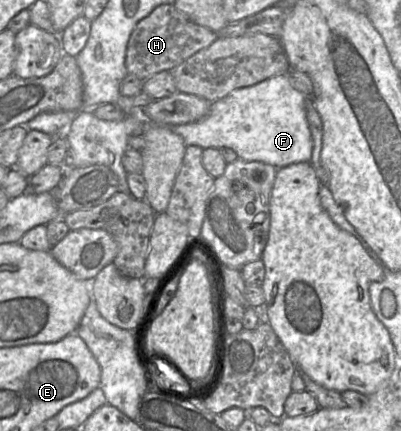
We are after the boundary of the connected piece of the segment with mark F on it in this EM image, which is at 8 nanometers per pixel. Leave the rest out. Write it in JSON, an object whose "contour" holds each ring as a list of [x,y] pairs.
{"contour":[[[284,73],[235,89],[211,102],[209,113],[199,121],[164,126],[180,135],[187,146],[230,148],[245,161],[260,161],[279,169],[311,160],[313,141],[305,101],[306,96],[293,88],[288,73]]]}

